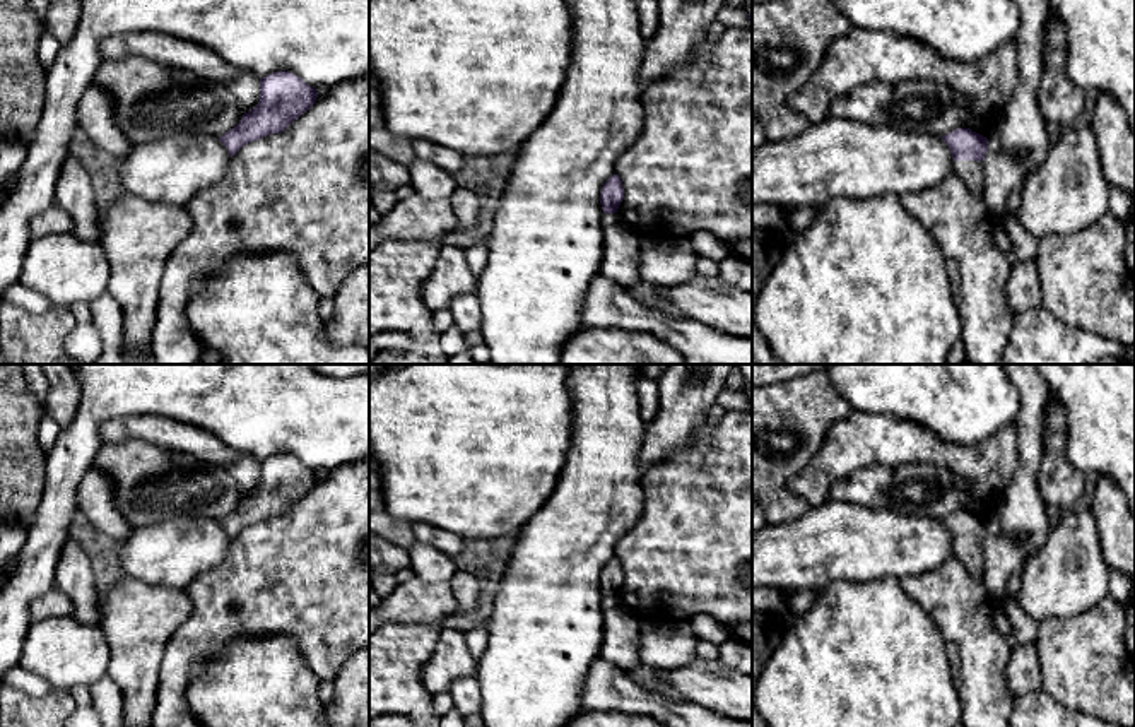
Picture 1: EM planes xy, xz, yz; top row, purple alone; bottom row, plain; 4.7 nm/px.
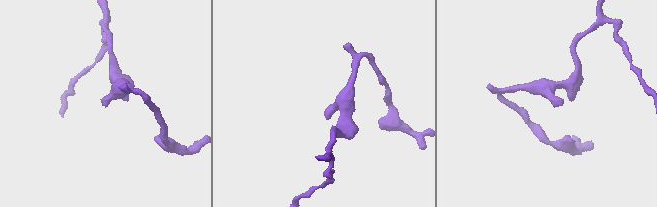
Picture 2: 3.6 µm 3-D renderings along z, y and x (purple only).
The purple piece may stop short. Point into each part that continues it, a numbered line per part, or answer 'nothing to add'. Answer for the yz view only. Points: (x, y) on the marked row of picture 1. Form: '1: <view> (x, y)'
1: yz (971, 171)

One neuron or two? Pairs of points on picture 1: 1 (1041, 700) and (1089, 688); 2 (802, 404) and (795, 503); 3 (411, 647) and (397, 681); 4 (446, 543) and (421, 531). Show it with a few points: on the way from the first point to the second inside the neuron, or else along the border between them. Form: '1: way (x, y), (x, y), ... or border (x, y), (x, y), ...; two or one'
1: border (1043, 688), (1069, 709); two
2: way (802, 428), (807, 443), (782, 471), (782, 479); one
3: way (402, 656), (397, 661), (397, 673); one
4: way (440, 539), (428, 534); one

